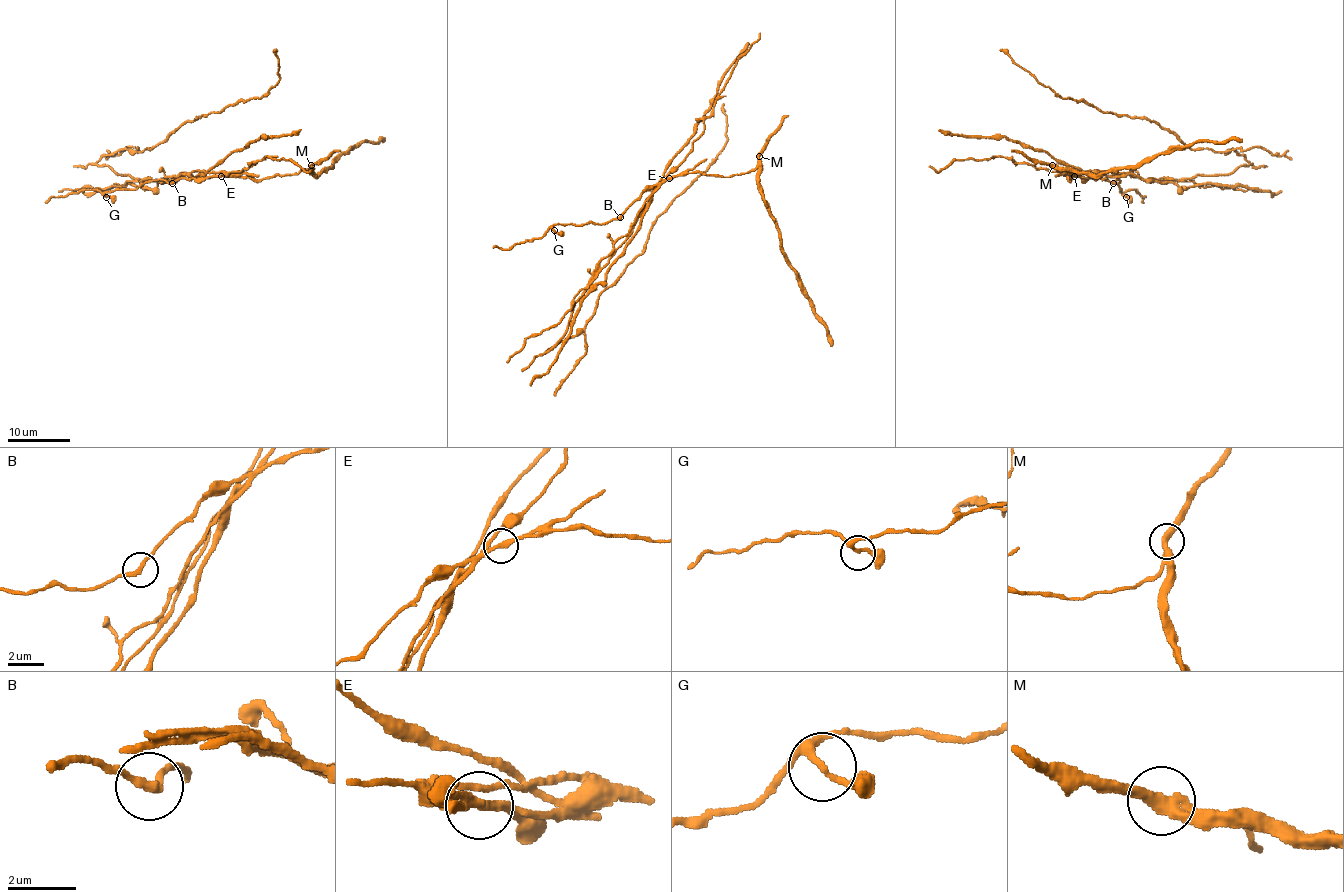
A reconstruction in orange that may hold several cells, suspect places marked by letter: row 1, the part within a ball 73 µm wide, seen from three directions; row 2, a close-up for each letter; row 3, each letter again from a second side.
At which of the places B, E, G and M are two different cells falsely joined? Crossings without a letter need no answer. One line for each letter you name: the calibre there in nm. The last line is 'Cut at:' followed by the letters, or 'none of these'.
E: calibre 280 nm
M: calibre 380 nm
Cut at: E, M

